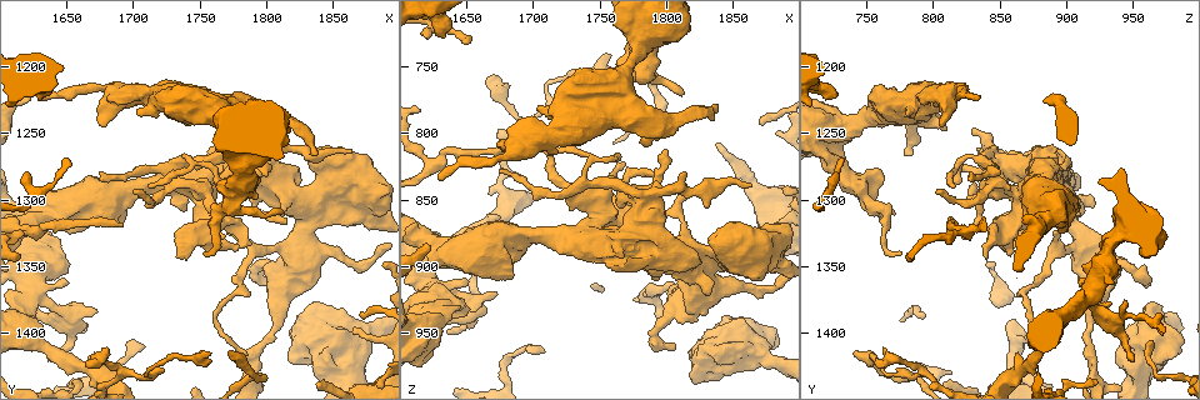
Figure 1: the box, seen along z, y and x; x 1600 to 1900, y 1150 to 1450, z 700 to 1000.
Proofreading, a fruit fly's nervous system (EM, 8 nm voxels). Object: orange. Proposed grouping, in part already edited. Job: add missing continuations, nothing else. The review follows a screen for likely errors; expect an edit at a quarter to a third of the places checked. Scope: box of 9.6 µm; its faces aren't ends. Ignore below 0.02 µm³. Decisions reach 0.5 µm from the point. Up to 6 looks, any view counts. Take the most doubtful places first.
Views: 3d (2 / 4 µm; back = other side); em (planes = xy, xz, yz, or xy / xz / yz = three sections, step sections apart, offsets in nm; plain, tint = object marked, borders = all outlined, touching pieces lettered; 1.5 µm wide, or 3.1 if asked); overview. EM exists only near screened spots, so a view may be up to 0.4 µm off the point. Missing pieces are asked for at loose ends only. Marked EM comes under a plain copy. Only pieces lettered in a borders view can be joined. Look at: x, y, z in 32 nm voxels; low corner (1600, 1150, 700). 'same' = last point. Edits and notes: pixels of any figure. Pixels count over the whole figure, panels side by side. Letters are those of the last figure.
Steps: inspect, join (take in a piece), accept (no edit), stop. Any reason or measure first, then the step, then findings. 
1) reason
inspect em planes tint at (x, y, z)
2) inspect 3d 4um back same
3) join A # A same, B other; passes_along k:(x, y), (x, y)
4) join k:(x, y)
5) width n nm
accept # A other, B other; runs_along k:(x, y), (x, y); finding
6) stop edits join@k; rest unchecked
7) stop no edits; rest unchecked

free end
inspect 3d 2um at (1840, 1266, 778)

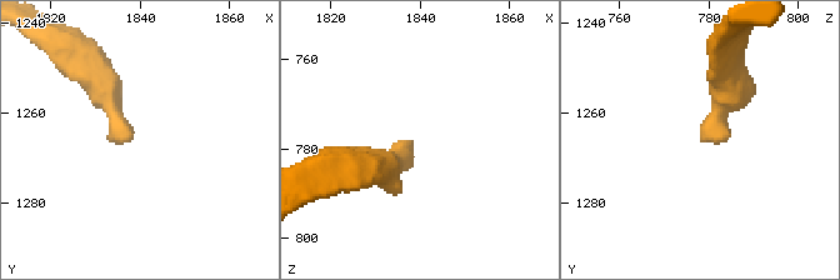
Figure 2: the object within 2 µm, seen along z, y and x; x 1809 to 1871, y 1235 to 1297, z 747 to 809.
shape alone is not enough
inspect em xz step 4 tint at (1837, 1266, 779)

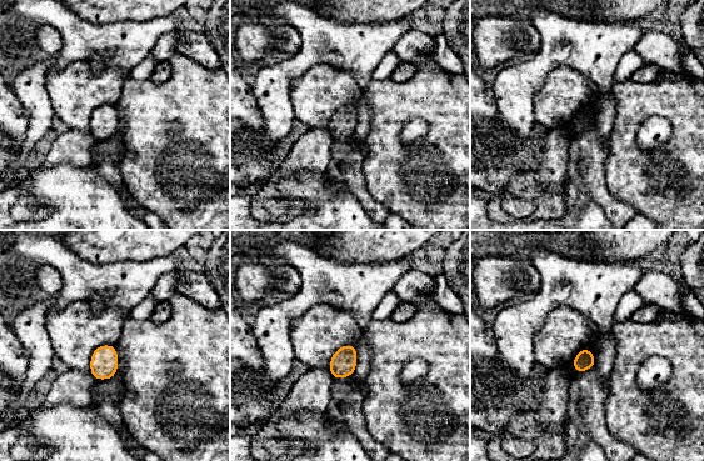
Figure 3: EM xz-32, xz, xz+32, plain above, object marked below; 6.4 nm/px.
inspect em yz step 4 borders same

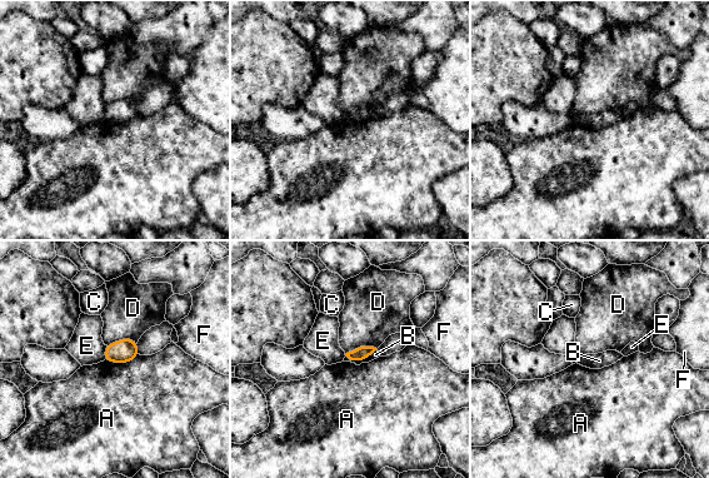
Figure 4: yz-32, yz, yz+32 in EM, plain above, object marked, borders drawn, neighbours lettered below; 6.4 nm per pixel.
accept # A other, B other, C other, D other, E other, F other; border 4:(139, 354), (121, 363), (104, 361); none of them fits

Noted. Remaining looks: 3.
an open end
inspect 3d 4um at (1630, 1224, 832)

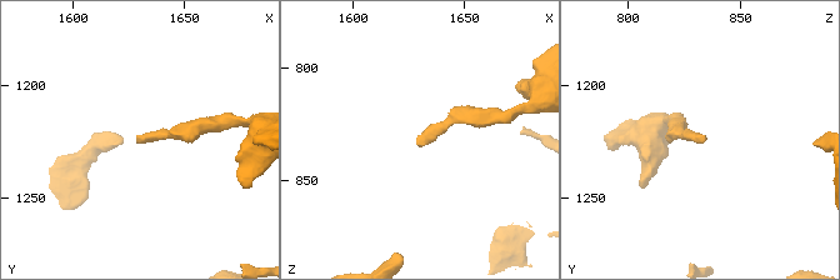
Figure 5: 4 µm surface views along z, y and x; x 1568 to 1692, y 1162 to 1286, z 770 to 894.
shape alone is not enough
inspect em planes tint at (1630, 1225, 835)

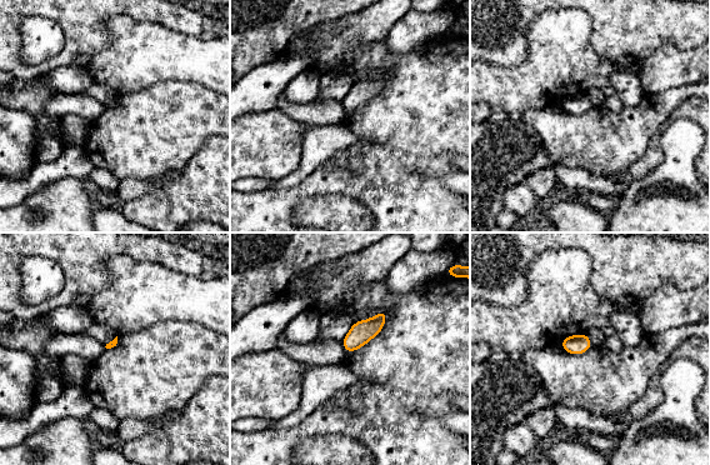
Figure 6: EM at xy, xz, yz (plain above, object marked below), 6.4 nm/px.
see the neighbours
inspect em planes borders same

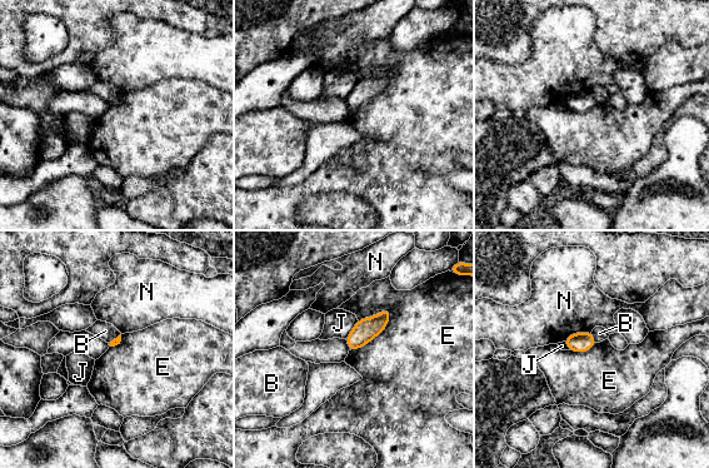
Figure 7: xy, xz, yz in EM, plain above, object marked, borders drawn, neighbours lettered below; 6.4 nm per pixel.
accept # B other, E other, J other, N other; border 7:(387, 307), (387, 327), (350, 350); no lettered piece goes on from it

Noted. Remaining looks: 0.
stop no edits; rest unchecked

